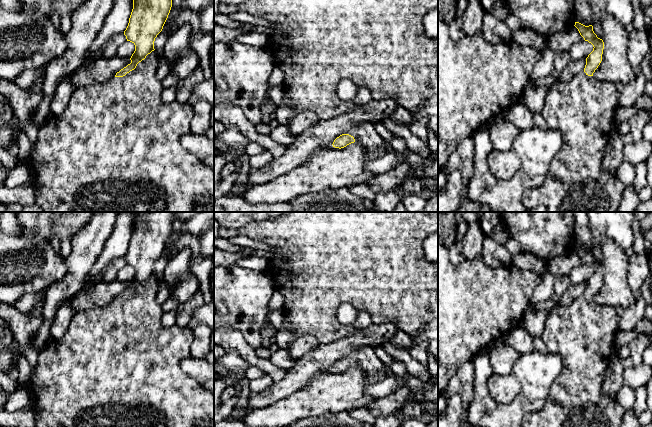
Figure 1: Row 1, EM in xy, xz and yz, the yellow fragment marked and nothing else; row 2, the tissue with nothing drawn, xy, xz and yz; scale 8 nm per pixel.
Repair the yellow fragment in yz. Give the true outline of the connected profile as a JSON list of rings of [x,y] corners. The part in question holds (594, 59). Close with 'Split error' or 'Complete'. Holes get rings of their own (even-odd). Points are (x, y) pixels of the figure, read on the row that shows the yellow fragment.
[[[579,22],[574,25],[585,41],[593,45],[593,51],[586,58],[586,65],[582,72],[569,82],[555,81],[547,92],[542,116],[550,129],[559,130],[564,139],[560,152],[553,158],[549,172],[545,175],[544,183],[538,188],[528,189],[524,192],[522,202],[527,210],[537,206],[545,206],[547,212],[617,212],[623,197],[625,185],[603,168],[603,158],[608,141],[614,133],[614,114],[619,107],[619,92],[612,82],[598,81],[593,73],[602,61],[604,42],[593,31],[593,26],[585,26]]]. Split error

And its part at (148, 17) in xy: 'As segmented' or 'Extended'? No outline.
Extended

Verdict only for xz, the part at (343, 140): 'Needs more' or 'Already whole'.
Needs more

